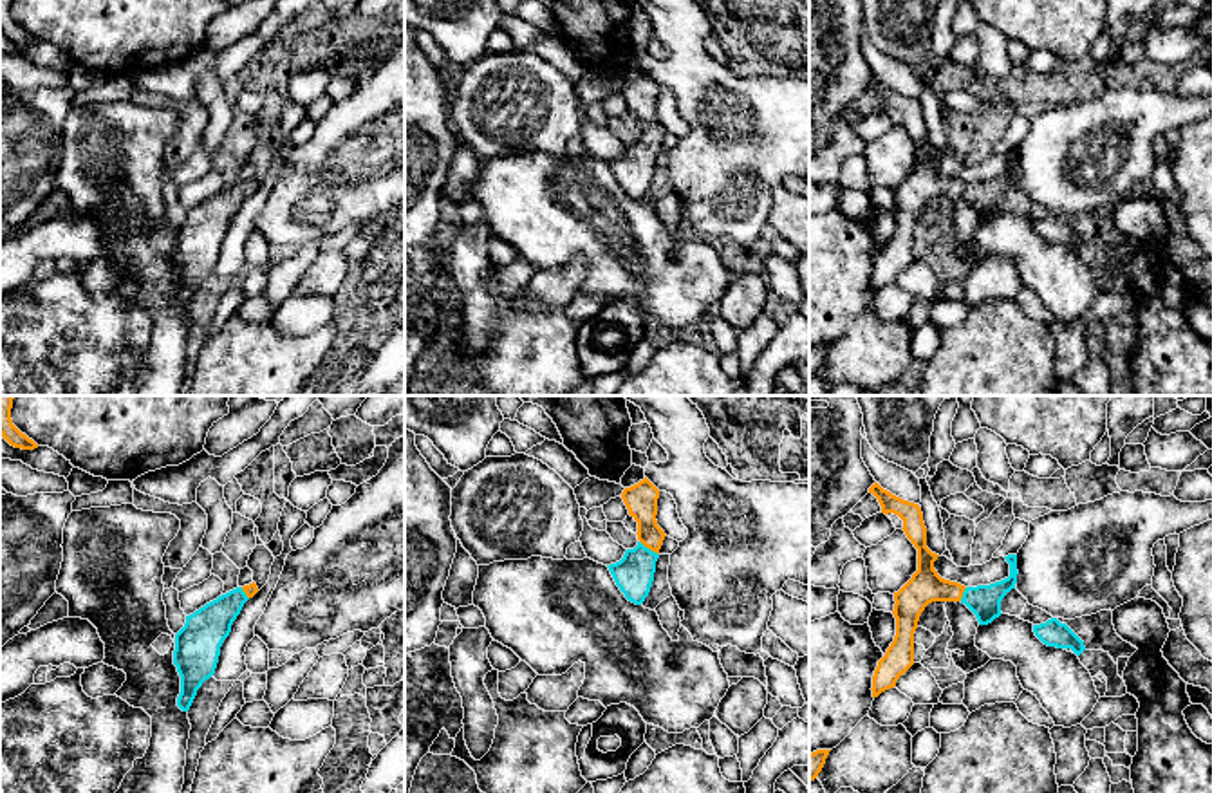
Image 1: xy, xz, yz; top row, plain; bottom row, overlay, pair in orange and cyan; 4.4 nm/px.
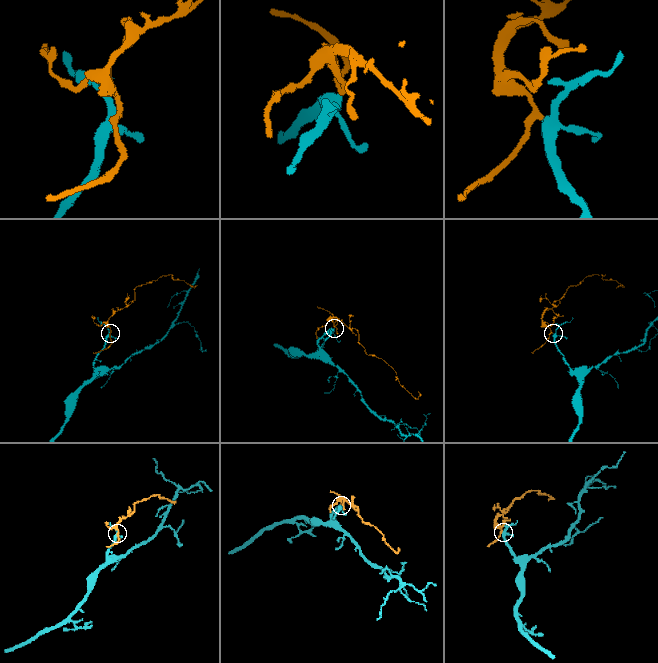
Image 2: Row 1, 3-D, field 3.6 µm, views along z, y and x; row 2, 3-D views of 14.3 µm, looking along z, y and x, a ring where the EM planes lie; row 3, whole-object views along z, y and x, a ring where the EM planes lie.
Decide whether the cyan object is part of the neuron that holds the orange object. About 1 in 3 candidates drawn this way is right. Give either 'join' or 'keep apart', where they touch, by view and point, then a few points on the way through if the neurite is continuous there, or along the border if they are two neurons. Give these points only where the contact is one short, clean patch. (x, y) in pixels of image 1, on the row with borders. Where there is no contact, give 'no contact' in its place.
join; contact xz (649, 548); way xz (642, 499), (649, 548), (634, 573)

